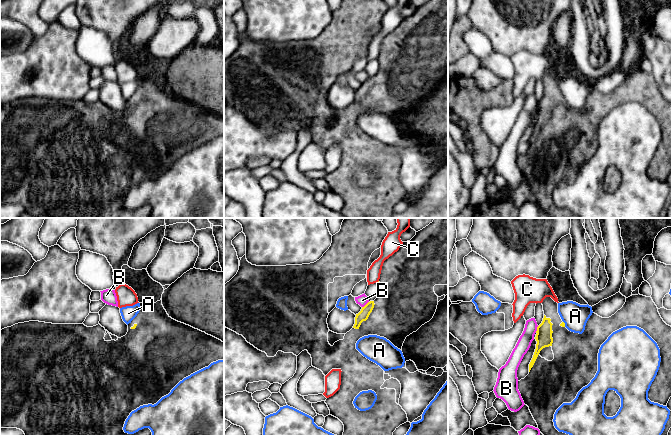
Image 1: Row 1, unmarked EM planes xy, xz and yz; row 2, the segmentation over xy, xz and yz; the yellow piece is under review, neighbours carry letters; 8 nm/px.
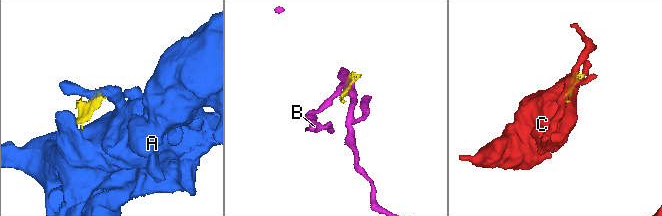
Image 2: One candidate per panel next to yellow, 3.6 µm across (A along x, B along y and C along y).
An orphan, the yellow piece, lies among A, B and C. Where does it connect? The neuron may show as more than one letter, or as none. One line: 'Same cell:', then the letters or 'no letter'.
Same cell: no letter

